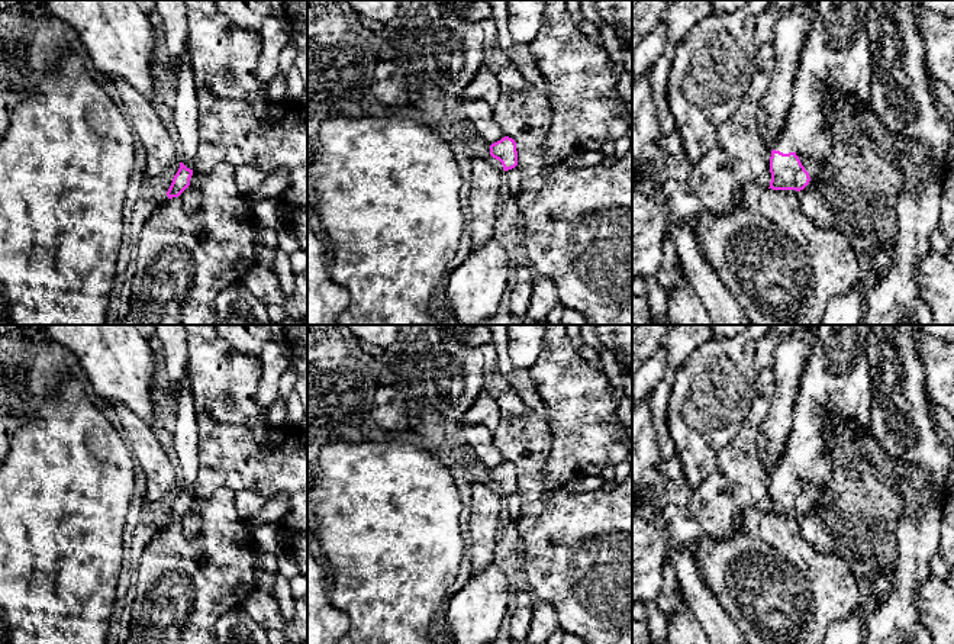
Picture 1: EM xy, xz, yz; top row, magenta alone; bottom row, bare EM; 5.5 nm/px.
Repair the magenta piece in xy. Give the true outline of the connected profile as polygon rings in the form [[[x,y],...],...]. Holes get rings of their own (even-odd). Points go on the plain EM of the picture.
[[[188,379],[180,381],[178,410],[175,415],[175,453],[180,463],[180,493],[167,516],[168,524],[178,522],[188,511],[199,473],[199,425]]]

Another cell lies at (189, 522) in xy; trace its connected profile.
[[[190,511],[178,521],[178,524],[187,538],[194,538],[202,529],[202,524]]]

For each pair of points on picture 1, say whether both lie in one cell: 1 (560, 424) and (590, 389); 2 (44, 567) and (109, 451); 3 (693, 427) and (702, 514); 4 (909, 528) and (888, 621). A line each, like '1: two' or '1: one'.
1: one
2: one
3: two
4: one

